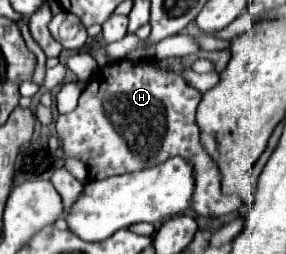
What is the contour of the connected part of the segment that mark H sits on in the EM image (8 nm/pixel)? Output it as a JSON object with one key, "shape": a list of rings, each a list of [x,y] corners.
{"shape":[[[118,59],[100,67],[88,81],[80,103],[72,113],[60,115],[56,131],[64,153],[86,163],[90,179],[108,179],[166,161],[168,157],[186,157],[196,169],[196,189],[192,209],[198,215],[220,217],[242,207],[238,195],[222,193],[222,177],[216,161],[206,153],[200,141],[196,109],[202,93],[188,85],[184,77],[156,69],[150,61]]]}

